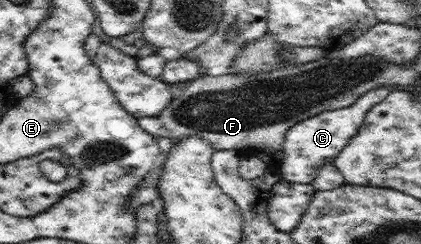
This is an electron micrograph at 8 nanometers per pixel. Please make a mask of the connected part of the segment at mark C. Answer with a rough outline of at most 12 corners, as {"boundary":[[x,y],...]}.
{"boundary":[[391,92],[363,93],[347,108],[292,125],[283,180],[311,184],[334,163],[367,112]]}

